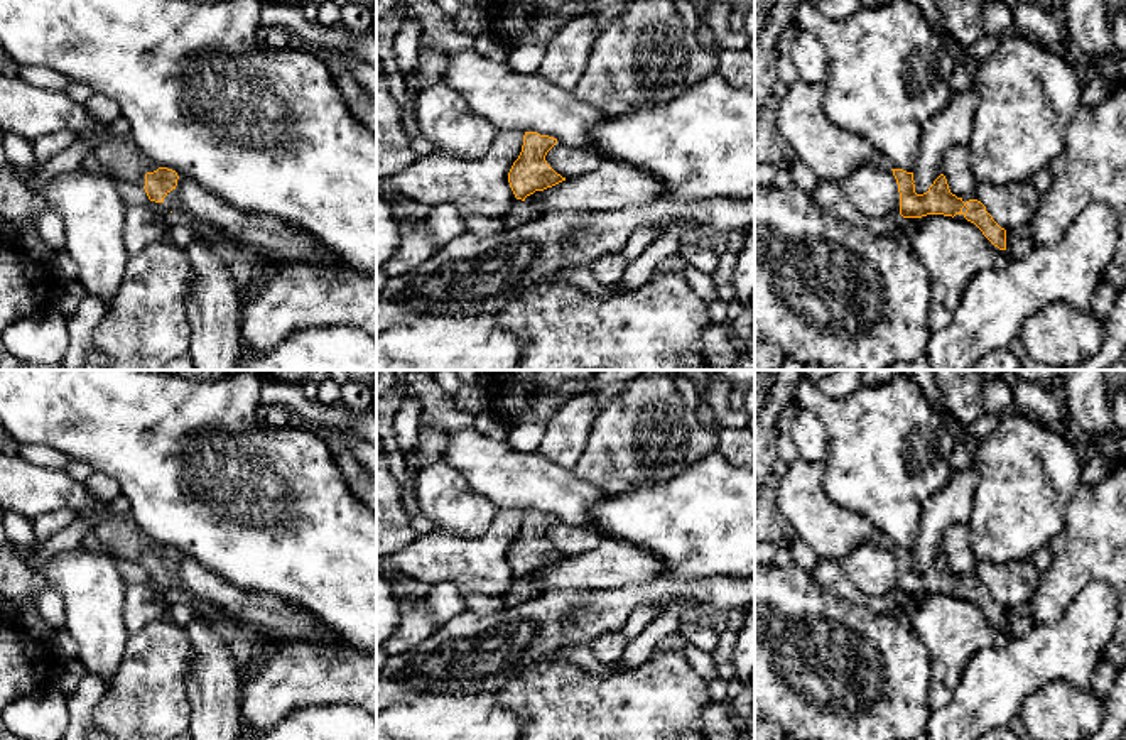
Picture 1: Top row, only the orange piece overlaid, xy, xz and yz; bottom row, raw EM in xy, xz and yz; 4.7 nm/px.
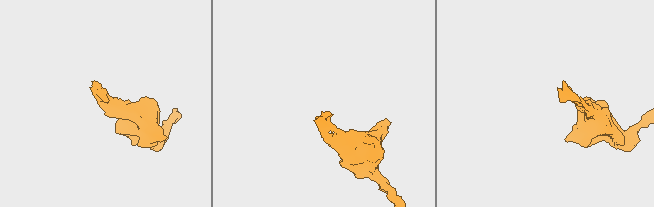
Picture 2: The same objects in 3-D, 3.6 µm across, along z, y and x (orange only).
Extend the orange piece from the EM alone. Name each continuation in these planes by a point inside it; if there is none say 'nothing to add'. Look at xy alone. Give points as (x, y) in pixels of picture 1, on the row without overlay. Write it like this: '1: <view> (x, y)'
1: xy (120, 534)

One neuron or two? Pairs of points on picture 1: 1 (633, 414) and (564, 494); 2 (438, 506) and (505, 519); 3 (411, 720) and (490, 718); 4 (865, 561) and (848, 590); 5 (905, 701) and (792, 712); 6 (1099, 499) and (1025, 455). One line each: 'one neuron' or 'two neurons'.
1: two neurons
2: two neurons
3: one neuron
4: two neurons
5: one neuron
6: two neurons

